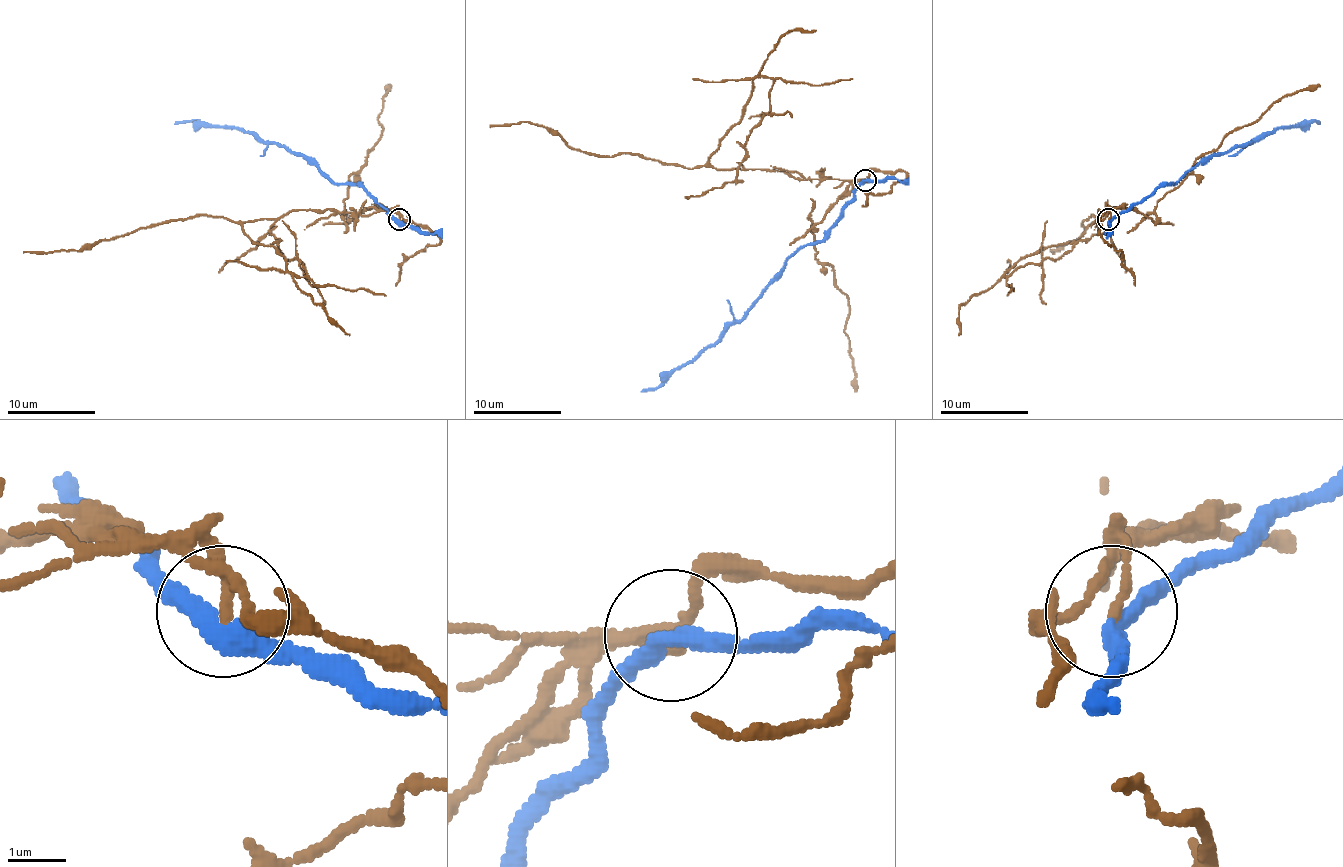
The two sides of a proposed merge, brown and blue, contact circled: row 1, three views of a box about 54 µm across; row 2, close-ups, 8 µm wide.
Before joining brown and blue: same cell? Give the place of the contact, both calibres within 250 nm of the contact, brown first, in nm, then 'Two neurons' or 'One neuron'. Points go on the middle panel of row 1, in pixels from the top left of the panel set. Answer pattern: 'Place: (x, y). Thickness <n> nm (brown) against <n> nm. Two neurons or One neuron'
Place: (865, 180). Thickness 180 nm (brown) against 340 nm. Two neurons

